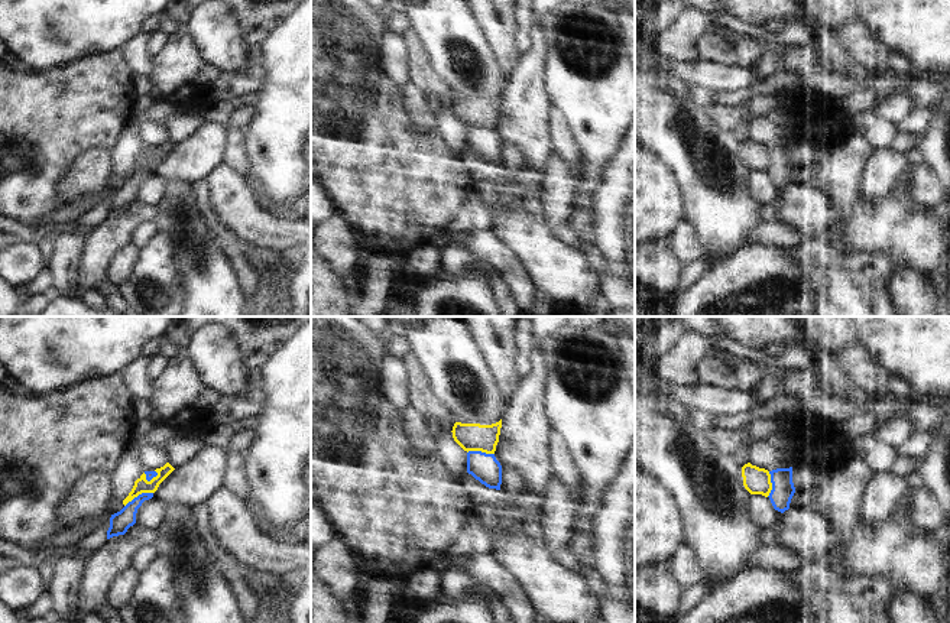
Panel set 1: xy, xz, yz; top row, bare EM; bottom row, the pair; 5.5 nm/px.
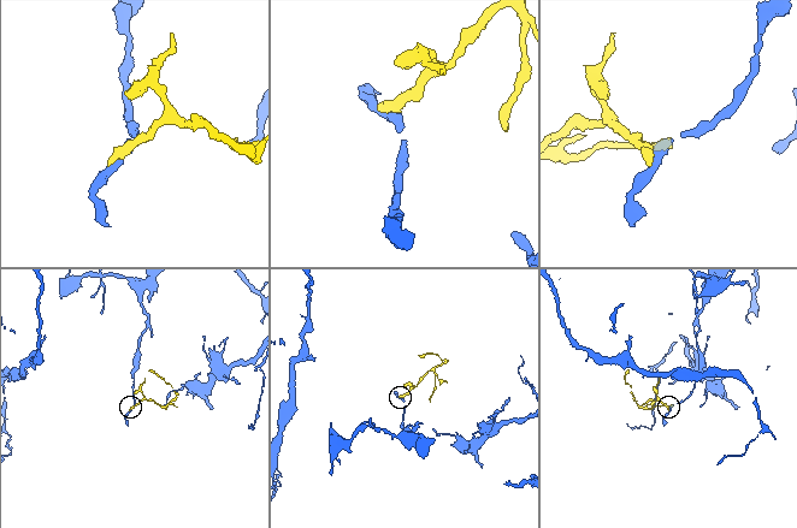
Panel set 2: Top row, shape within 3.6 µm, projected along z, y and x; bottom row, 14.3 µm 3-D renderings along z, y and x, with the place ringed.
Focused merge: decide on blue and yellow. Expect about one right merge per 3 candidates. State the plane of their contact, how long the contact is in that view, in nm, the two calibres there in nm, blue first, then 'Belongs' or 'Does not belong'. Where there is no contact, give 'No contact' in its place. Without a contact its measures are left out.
Touches blue in xy. Shared border 180 nm. Thickness 110 nm (blue) against 80 nm. Does not belong.

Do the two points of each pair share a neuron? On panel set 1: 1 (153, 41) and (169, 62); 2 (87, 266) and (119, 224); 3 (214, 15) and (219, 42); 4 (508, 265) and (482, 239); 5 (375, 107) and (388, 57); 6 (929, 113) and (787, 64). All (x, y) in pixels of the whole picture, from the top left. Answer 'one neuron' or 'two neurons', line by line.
1: two neurons
2: one neuron
3: one neuron
4: one neuron
5: two neurons
6: two neurons

